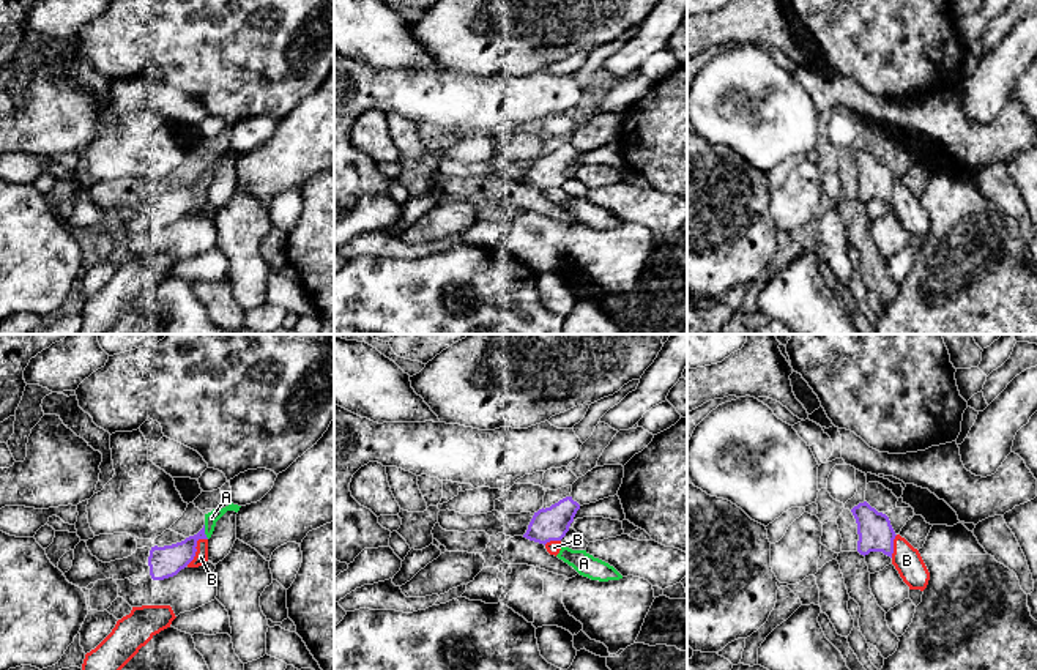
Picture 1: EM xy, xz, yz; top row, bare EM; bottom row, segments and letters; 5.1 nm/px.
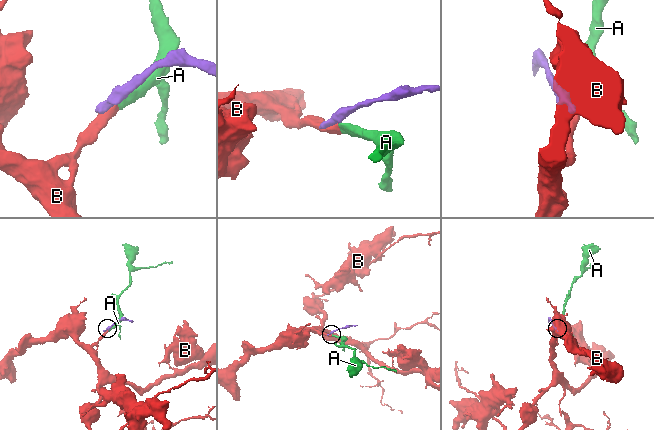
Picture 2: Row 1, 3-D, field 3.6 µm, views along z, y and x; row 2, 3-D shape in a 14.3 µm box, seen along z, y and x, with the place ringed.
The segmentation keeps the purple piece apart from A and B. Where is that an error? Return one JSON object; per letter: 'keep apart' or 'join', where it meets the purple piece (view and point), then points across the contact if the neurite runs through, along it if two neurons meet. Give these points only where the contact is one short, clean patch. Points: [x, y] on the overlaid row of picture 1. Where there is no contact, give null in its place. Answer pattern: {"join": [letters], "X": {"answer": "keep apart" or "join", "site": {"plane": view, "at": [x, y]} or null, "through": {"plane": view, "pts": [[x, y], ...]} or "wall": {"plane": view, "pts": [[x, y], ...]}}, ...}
{"join": [], "A": {"answer": "keep apart", "site": {"plane": "xy", "at": [204, 532]}, "wall": {"plane": "xy", "pts": [[204, 525], [204, 533], [208, 538]]}}, "B": {"answer": "keep apart", "site": {"plane": "xy", "at": [196, 549]}, "wall": {"plane": "xy", "pts": [[207, 538], [197, 541], [196, 555], [186, 565]]}}}

